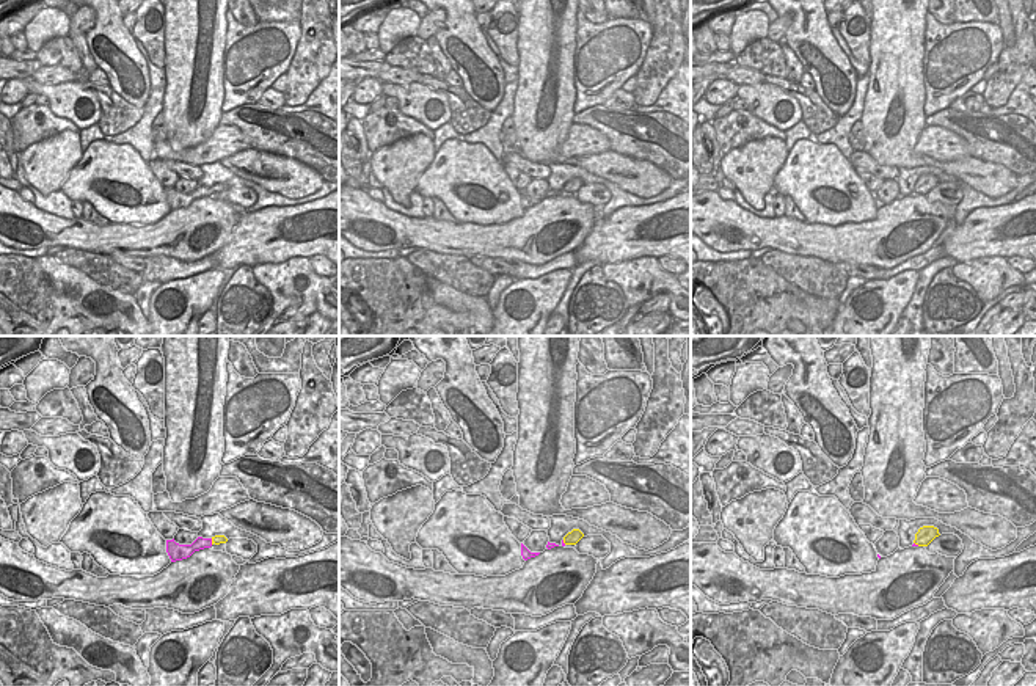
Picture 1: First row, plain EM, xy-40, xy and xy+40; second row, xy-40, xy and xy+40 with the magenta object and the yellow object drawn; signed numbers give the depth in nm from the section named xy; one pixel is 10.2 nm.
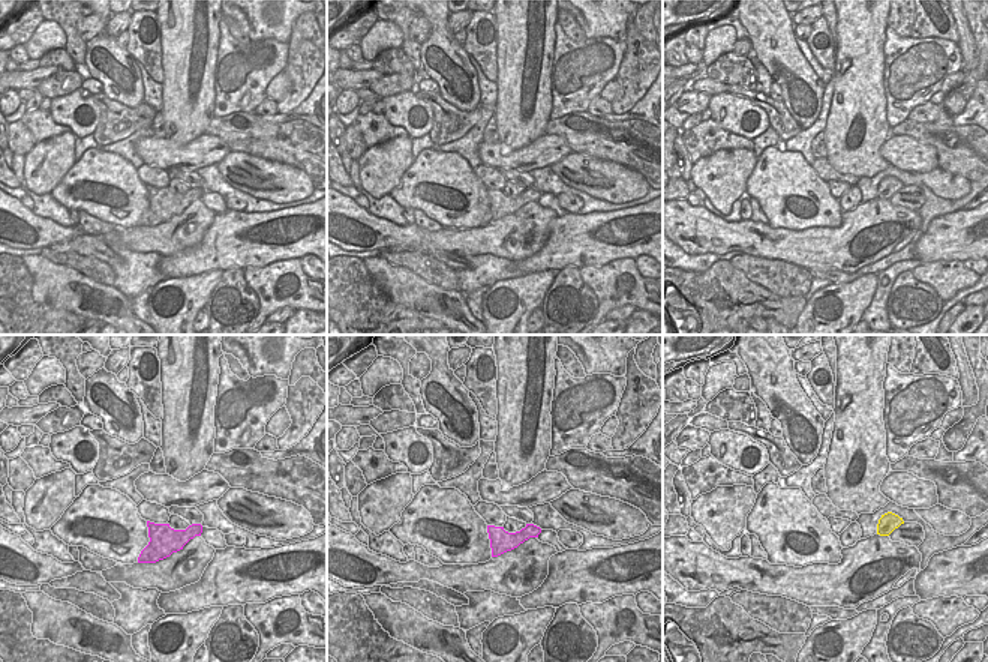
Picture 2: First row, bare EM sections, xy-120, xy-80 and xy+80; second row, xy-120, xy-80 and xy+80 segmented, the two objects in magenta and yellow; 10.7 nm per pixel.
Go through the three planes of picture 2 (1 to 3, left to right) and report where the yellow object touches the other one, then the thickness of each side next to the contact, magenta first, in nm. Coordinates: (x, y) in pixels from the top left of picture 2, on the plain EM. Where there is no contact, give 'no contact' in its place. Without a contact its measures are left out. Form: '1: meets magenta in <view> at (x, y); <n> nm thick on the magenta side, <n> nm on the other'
1: no contact
2: no contact
3: no contact

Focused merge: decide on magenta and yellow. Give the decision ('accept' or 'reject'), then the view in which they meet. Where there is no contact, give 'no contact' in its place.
accept; meets magenta in xy-40

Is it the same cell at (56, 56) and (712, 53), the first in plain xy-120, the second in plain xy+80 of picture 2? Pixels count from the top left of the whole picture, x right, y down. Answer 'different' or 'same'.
different

